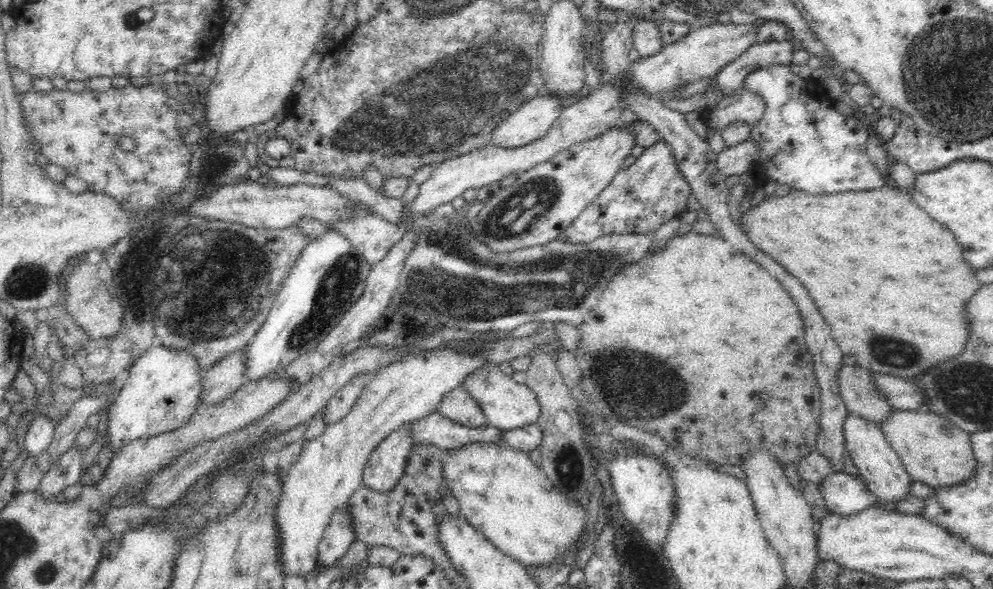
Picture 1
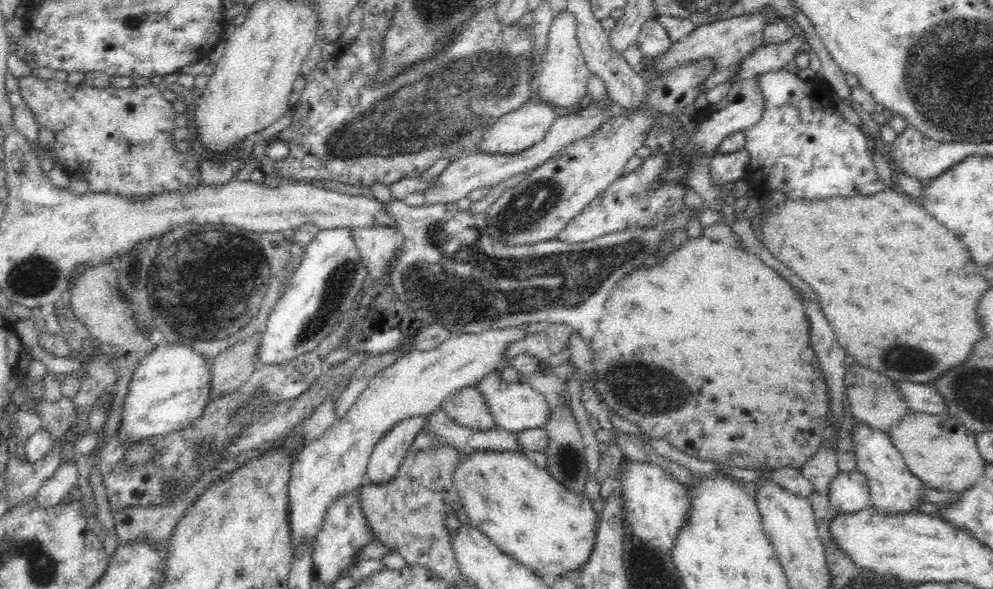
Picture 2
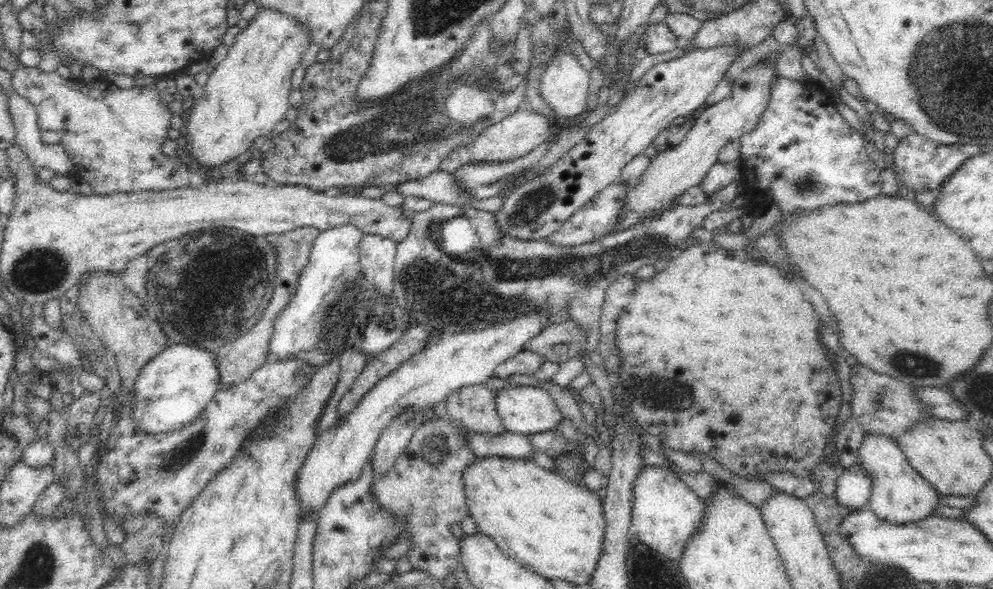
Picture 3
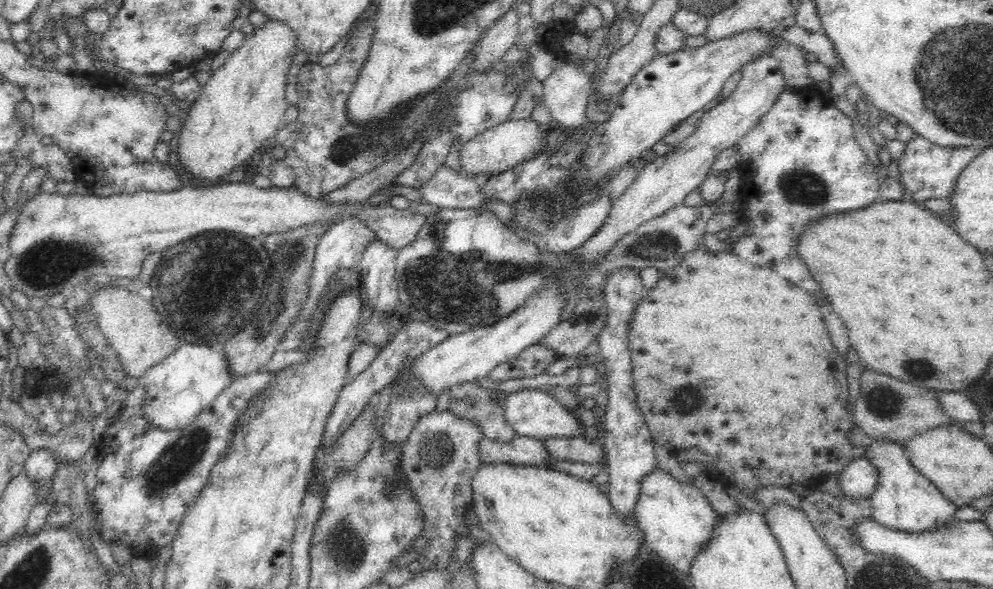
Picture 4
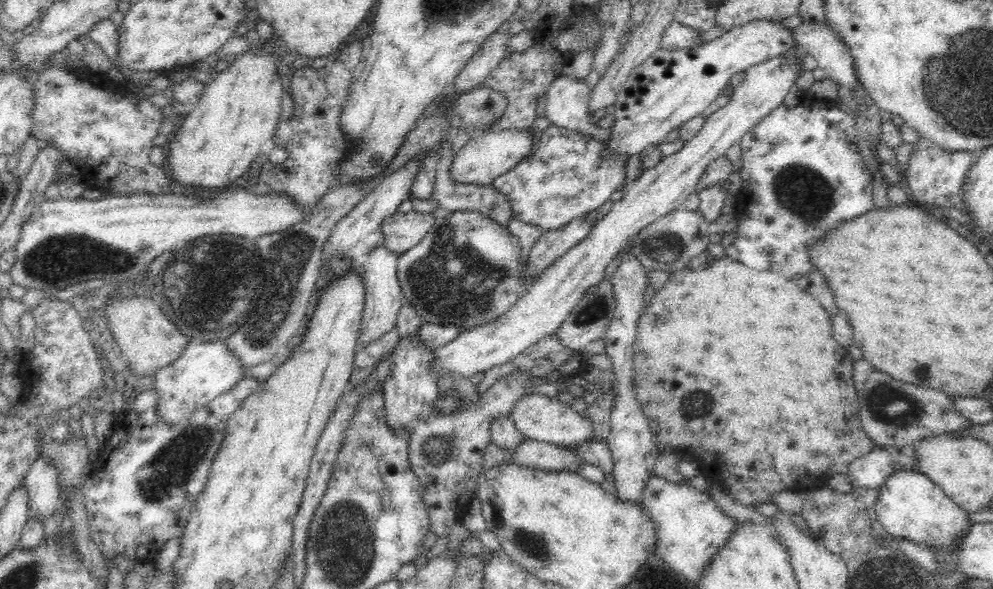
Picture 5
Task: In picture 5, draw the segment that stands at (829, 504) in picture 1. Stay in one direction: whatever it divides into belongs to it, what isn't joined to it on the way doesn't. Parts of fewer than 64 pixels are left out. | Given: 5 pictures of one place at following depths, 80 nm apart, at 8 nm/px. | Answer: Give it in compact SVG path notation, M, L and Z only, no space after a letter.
M876 446L872 452L851 462L845 474L853 489L876 489L882 486L894 466L917 470L916 462L916 455L909 449L882 449Z

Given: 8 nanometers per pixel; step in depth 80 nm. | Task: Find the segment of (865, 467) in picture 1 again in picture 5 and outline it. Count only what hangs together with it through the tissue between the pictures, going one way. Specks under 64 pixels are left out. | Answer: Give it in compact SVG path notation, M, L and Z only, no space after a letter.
M894 466L882 486L878 487L874 512L887 534L945 552L956 548L954 542L964 534L966 526L971 522L966 511L946 496L924 473L901 466Z

